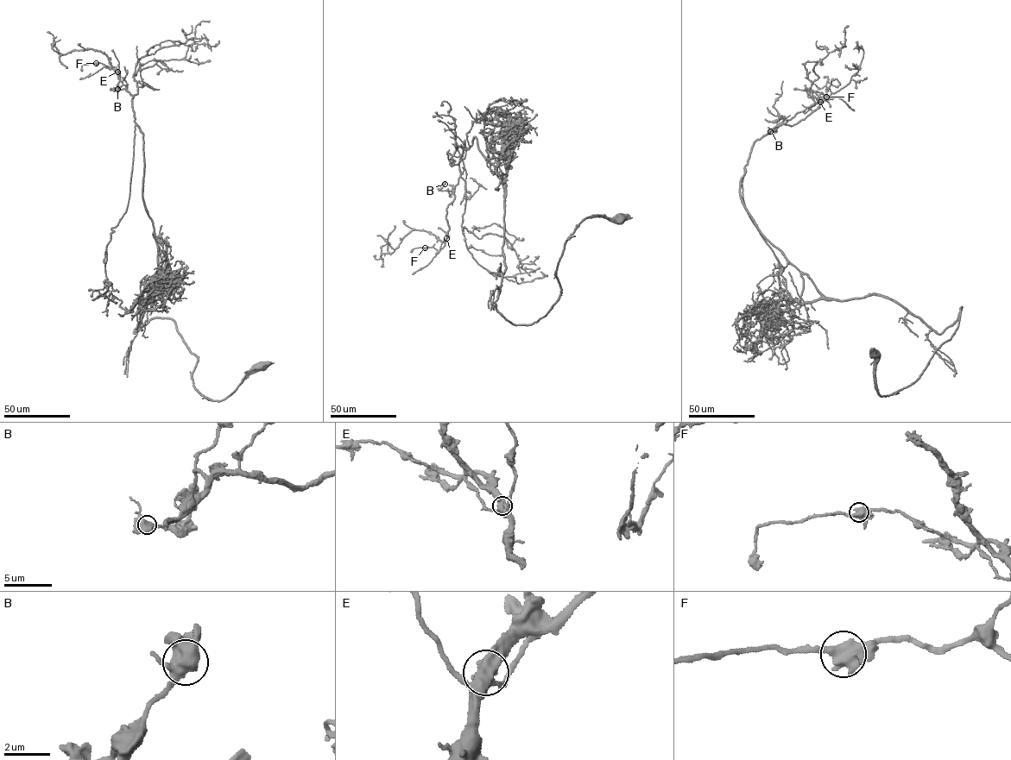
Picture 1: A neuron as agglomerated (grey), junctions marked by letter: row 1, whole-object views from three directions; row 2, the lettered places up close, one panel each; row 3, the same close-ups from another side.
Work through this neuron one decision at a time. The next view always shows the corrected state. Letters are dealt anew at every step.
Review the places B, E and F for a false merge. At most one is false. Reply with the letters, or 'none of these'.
E

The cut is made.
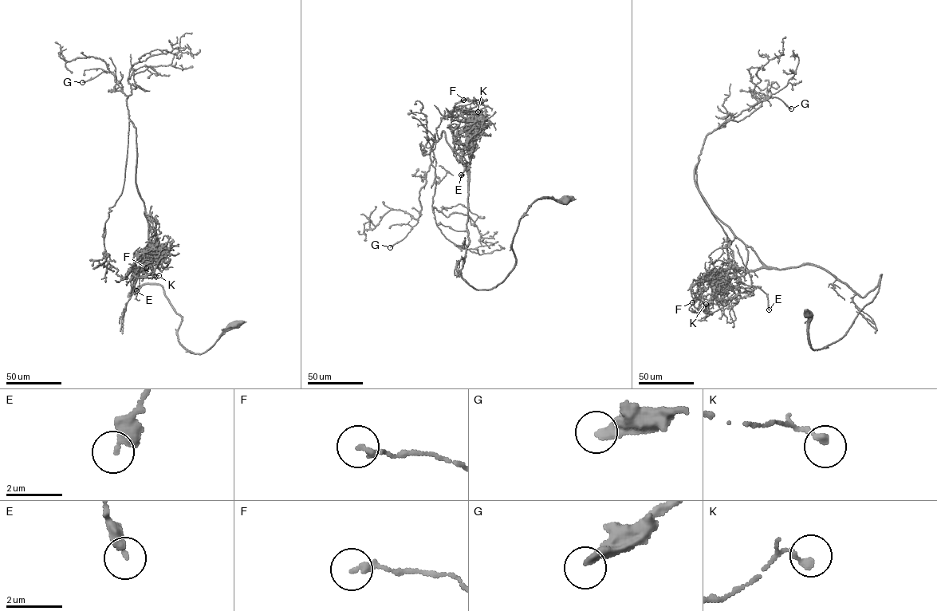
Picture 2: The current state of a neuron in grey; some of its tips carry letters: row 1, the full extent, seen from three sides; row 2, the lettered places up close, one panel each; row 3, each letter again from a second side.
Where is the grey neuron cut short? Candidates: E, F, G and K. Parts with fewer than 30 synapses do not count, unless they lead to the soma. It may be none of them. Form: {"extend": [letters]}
{"extend": ["G"]}

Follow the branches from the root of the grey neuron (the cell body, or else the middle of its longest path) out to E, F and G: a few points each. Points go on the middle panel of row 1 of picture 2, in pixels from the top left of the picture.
E: (566, 201), (533, 203), (513, 238), (514, 267), (497, 286), (475, 289), (460, 270), (470, 161), (461, 175)
F: (566, 201), (536, 200), (513, 238), (514, 267), (490, 289), (468, 284), (469, 165), (484, 105), (463, 100)
G: (566, 201), (533, 203), (514, 267), (475, 289), (460, 270), (466, 165), (442, 131), (418, 222), (390, 247)

